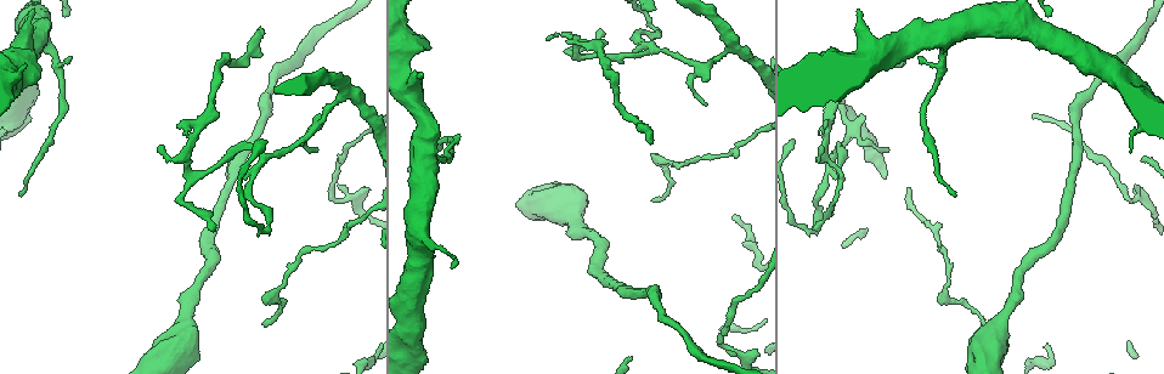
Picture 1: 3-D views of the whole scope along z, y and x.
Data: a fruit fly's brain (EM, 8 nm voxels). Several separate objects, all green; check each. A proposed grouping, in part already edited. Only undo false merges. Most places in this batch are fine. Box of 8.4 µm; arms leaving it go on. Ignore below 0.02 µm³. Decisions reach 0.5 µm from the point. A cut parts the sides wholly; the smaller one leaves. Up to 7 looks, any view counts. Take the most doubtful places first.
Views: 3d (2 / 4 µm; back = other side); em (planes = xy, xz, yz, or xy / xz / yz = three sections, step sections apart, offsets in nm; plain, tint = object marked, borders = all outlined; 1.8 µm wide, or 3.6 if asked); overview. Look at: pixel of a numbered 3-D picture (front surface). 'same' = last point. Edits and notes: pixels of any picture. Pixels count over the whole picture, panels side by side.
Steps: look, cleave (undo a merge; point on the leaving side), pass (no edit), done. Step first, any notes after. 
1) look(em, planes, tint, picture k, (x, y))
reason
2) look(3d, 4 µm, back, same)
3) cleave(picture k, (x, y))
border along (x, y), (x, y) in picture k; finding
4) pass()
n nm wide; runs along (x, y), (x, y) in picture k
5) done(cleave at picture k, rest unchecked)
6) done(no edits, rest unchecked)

look(em, planes, tint, picture 1, (340, 87))
branch point

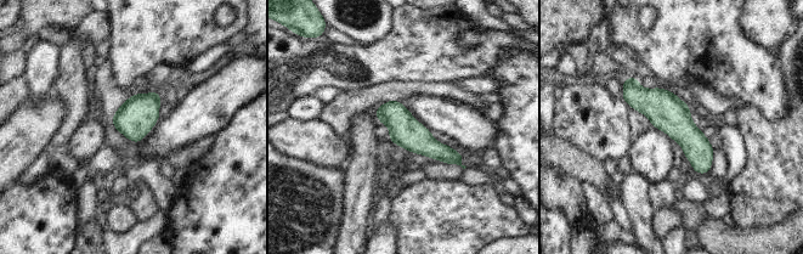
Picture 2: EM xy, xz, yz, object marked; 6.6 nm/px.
pass()
runs along (627, 82), (696, 146), (705, 170) in picture 2; continuous, no second cell

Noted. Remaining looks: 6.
look(em, planes, tint, picture 1, (655, 50))
branch point

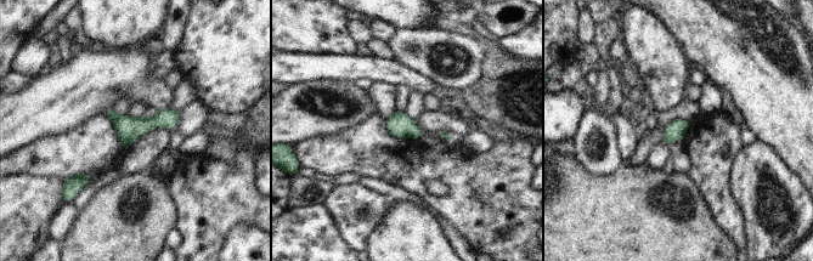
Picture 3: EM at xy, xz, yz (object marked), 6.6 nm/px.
pass()
runs along (107, 112), (123, 124), (175, 113) in picture 3; one cell here

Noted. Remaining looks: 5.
look(em, 3.6 µm, planes, tint, picture 1, (946, 44))

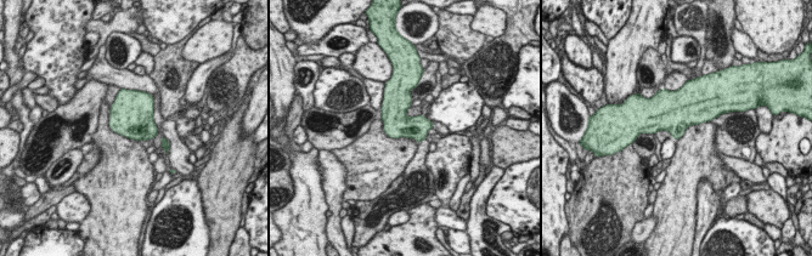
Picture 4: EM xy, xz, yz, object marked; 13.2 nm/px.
pass()
360 nm wide; all the same cell

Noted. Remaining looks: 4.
done(no edits, rest unchecked)

